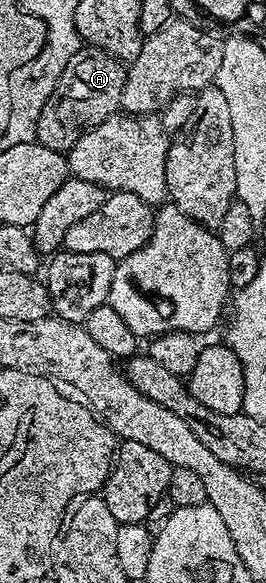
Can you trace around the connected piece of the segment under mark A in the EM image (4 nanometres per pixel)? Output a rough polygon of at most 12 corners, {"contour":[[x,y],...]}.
{"contour":[[86,45],[35,124],[67,152],[121,110],[126,63]]}

